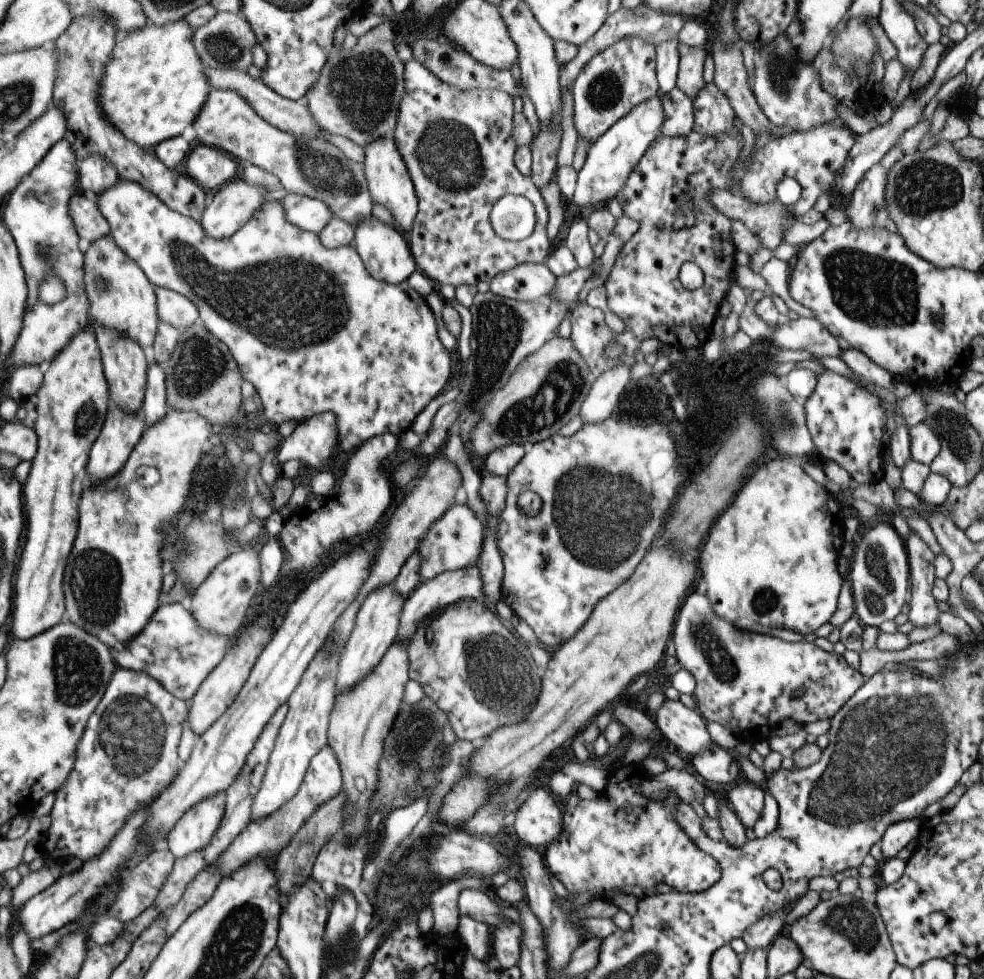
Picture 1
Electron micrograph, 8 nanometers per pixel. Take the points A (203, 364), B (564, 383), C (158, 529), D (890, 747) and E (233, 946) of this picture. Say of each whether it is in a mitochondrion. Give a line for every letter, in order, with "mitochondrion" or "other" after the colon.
A: mitochondrion
B: mitochondrion
C: mitochondrion
D: mitochondrion
E: mitochondrion

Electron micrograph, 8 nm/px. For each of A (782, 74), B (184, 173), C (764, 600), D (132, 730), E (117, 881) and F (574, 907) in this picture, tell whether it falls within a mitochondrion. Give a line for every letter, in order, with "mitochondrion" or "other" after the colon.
A: mitochondrion
B: other
C: mitochondrion
D: mitochondrion
E: other
F: other

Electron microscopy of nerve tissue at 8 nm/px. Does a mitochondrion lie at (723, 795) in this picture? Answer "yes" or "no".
no

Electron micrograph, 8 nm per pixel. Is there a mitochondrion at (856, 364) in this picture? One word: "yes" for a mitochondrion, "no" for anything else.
no

